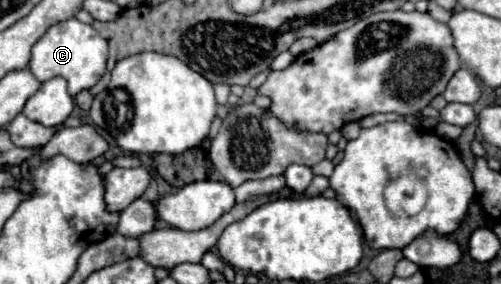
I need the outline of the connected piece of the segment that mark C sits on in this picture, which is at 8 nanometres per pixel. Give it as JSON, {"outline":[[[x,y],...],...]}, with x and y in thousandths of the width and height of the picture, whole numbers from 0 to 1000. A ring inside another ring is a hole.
{"outline":[[[136,63],[96,99],[96,113],[68,155],[60,246],[80,289],[124,268],[136,289],[136,331],[152,338],[164,317],[180,317],[212,261],[216,148],[180,92],[152,63]]]}

